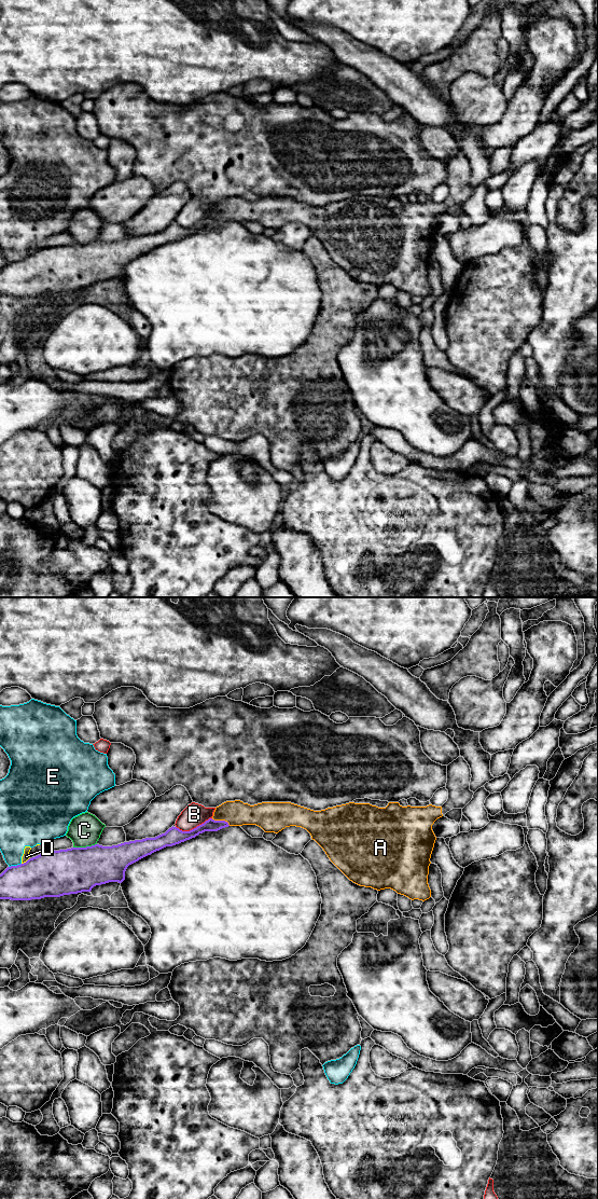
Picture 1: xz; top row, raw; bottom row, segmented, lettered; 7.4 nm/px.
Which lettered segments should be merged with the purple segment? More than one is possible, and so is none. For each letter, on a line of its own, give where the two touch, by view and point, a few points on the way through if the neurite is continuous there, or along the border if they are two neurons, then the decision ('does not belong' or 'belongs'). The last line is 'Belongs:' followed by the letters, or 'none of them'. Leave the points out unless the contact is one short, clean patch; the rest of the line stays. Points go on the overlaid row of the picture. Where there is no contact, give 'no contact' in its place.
A: meets purple in xz at (221, 821); runs through xz (210, 825), (221, 821), (227, 814), (236, 813); belongs
B: meets purple in xz at (194, 828); does not belong
C: meets purple in xz at (84, 848); does not belong
D: meets purple in xz at (26, 862); does not belong
E: meets purple in xz at (14, 866); does not belong
Belongs: A

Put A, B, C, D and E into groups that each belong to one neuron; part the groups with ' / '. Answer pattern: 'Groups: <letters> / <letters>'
Groups: A / B / C / D E

